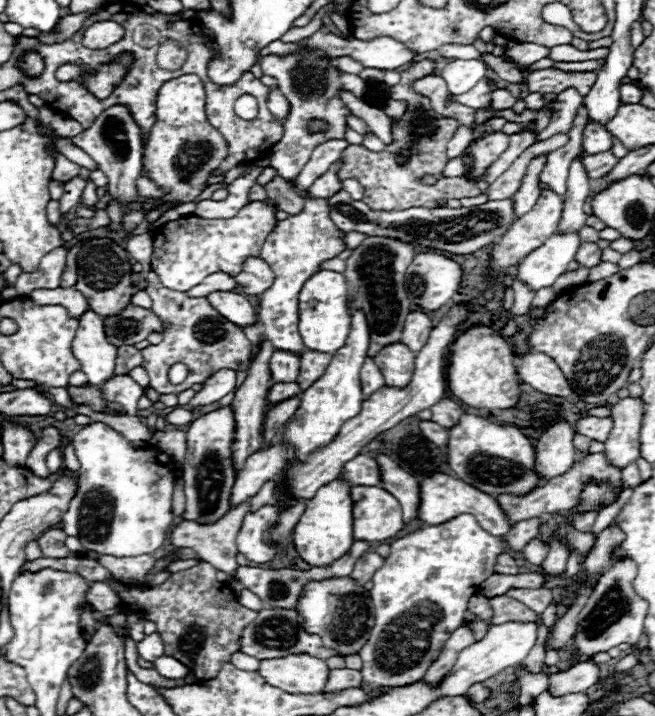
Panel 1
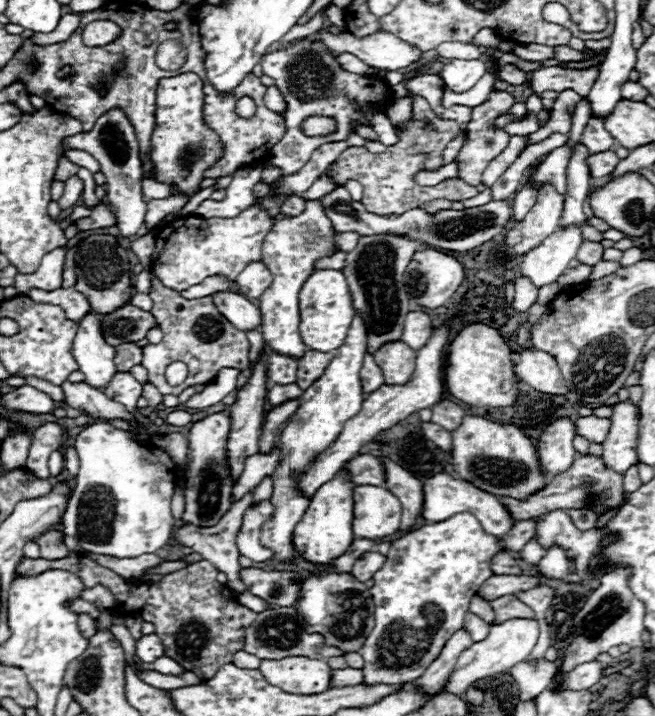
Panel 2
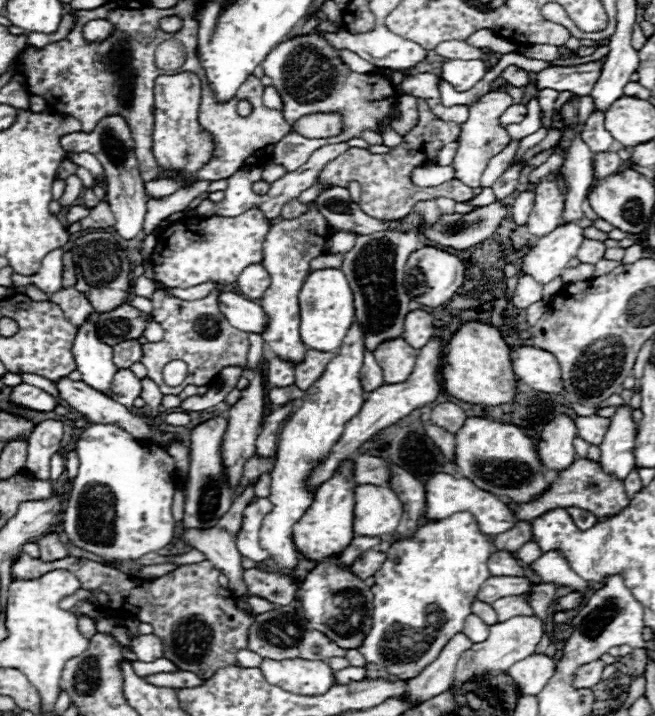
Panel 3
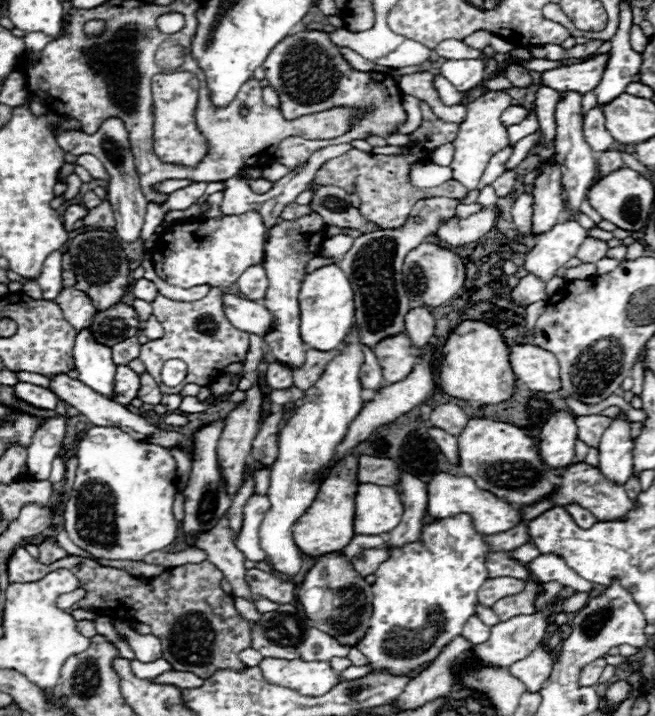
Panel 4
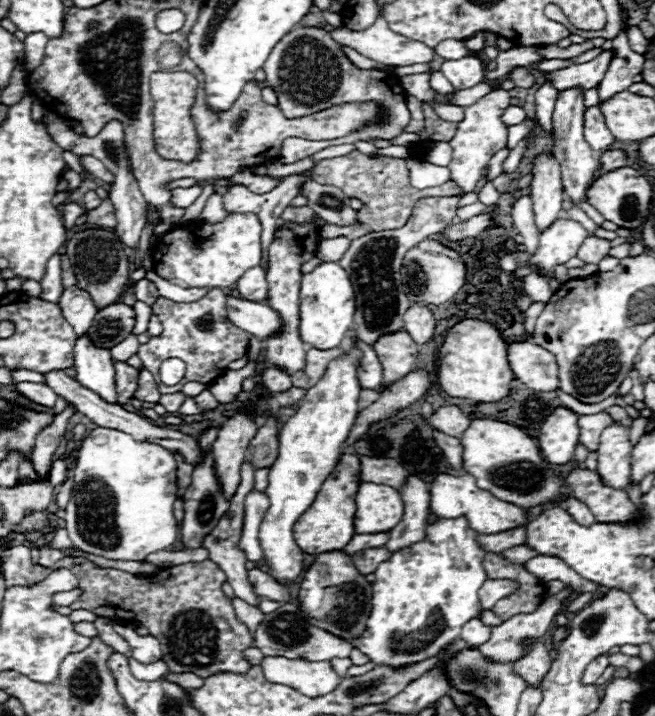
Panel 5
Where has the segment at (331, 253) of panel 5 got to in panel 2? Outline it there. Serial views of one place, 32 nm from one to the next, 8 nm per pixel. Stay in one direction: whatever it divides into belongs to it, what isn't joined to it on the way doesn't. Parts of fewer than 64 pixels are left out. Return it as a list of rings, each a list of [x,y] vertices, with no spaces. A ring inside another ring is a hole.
[[[342,232],[342,234],[336,236],[336,242],[338,242],[338,246],[340,246],[342,252],[350,252],[352,248],[356,248],[356,244],[358,244],[360,238],[362,238],[362,236],[356,234],[356,232],[346,232],[346,234]]]

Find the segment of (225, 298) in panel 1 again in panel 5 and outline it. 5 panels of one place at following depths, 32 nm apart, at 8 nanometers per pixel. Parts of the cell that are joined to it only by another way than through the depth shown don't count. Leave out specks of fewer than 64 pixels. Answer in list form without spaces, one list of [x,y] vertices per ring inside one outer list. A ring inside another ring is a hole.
[[[226,296],[226,312],[228,312],[228,320],[232,320],[236,328],[254,334],[262,340],[266,340],[280,328],[278,314],[262,302],[250,302],[244,298]]]

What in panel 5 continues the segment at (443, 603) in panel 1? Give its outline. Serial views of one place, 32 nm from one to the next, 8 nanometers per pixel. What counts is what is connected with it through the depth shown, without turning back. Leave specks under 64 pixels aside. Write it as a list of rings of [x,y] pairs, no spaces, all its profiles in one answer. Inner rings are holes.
[[[464,516],[440,518],[426,528],[426,536],[420,540],[420,544],[410,544],[408,548],[394,552],[390,560],[382,562],[376,568],[376,580],[372,582],[372,614],[364,634],[354,640],[354,646],[362,650],[376,666],[388,664],[392,668],[404,668],[440,654],[444,646],[456,640],[462,626],[470,618],[480,616],[478,588],[488,578],[482,566],[486,552],[480,548],[480,544],[476,544],[476,536],[478,532],[470,528]]]

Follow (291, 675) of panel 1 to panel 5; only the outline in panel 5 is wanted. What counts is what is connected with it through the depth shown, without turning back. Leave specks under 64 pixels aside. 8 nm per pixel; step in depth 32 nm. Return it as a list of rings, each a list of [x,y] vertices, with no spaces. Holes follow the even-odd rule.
[[[268,656],[262,660],[262,670],[268,682],[284,684],[296,692],[316,698],[332,692],[340,684],[340,676],[334,672],[330,662],[308,662]]]

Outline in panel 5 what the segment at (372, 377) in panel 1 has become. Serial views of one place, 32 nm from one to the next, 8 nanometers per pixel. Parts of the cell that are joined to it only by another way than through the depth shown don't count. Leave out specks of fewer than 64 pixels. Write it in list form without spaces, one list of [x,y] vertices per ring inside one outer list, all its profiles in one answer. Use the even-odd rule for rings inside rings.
[[[358,342],[360,350],[362,350],[362,362],[358,366],[358,380],[362,384],[362,388],[378,388],[382,386],[382,366],[380,360],[376,360],[376,352],[372,346]]]

